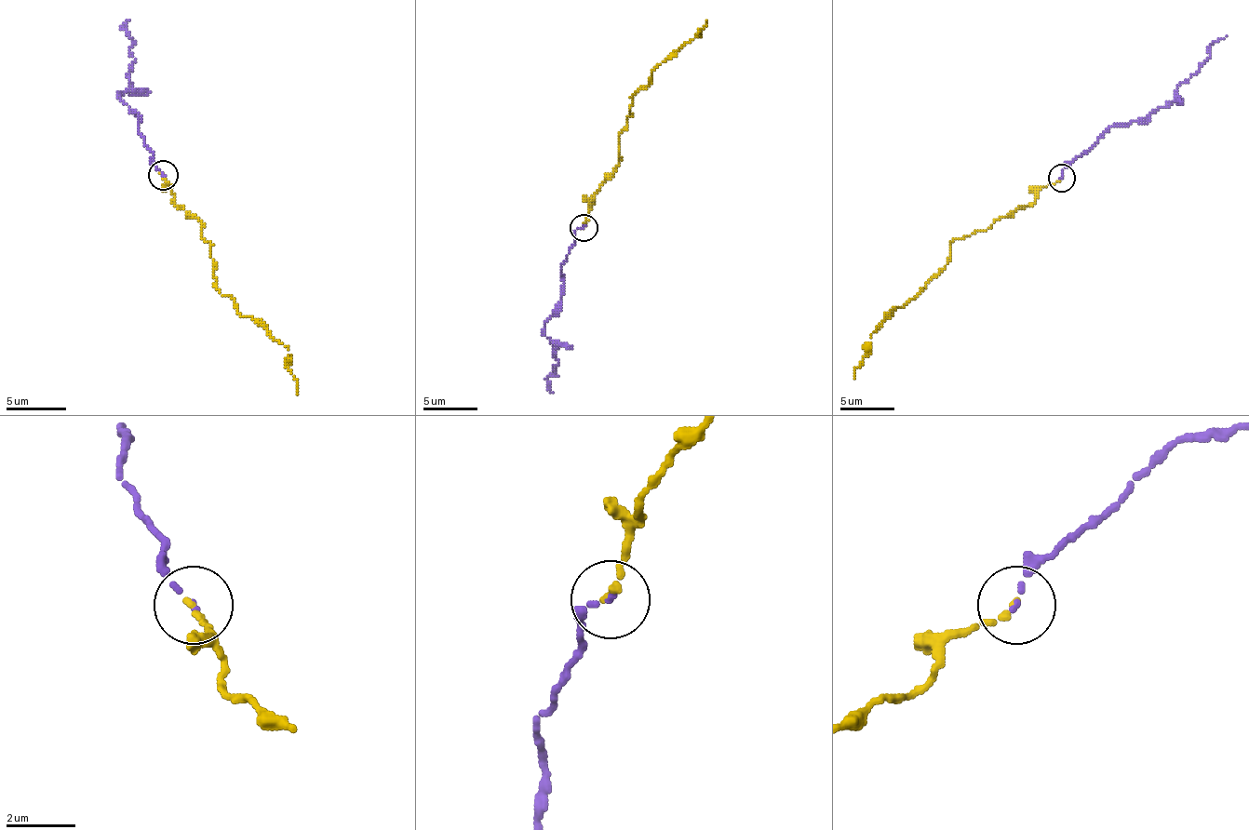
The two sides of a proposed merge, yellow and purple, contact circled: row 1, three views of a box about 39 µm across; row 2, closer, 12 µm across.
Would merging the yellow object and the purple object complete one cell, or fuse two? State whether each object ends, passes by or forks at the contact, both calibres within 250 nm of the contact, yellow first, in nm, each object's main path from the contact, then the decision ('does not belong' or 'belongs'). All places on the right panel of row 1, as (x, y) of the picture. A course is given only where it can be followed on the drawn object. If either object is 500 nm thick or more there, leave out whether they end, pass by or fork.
yellow ends; purple ends; calibres 180 and 140 nm; course yellow (1059, 179), (1029, 206), (950, 244), (947, 263), (870, 334), (870, 351), (854, 378); course purple (1062, 179), (1065, 167), (1111, 127), (1166, 107), (1210, 55), (1213, 42), (1227, 36); belongs

